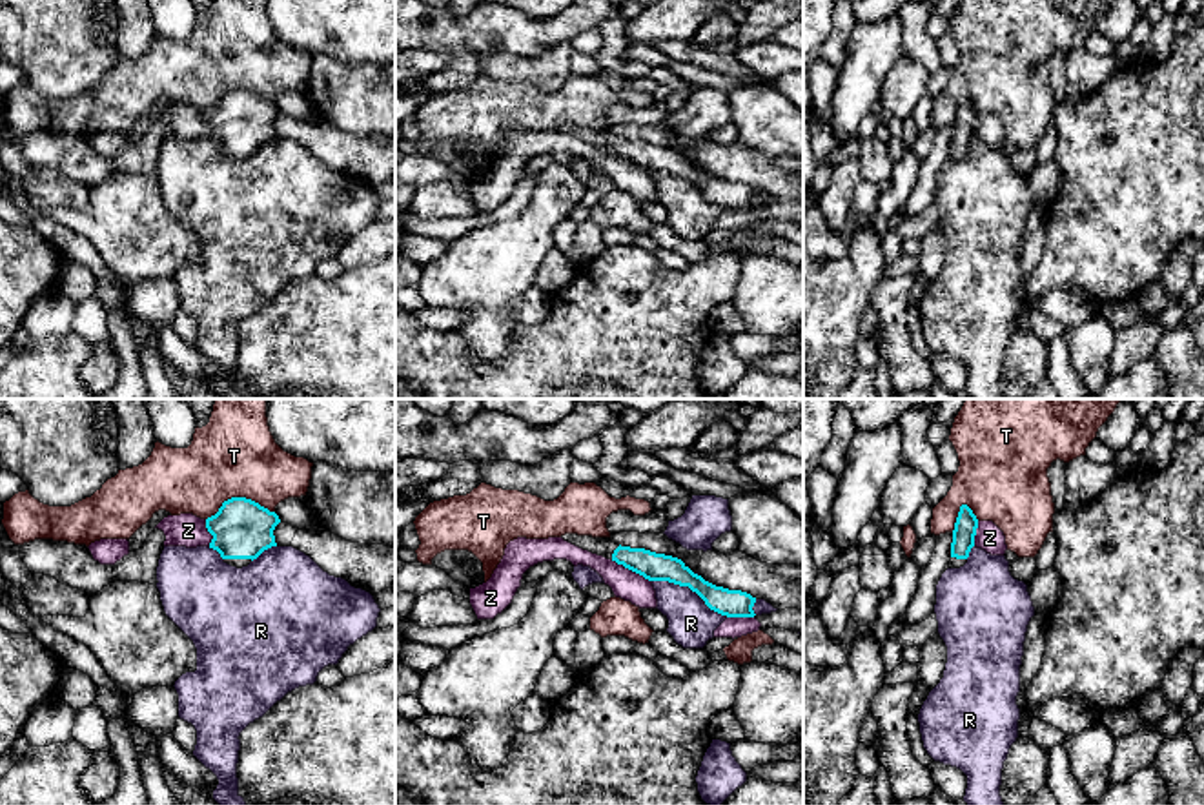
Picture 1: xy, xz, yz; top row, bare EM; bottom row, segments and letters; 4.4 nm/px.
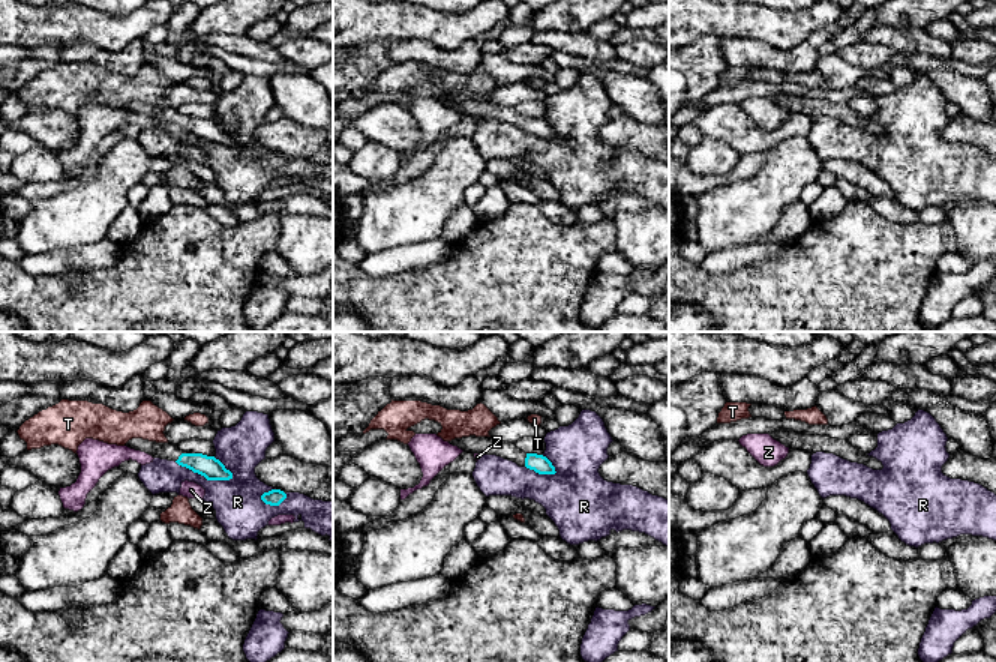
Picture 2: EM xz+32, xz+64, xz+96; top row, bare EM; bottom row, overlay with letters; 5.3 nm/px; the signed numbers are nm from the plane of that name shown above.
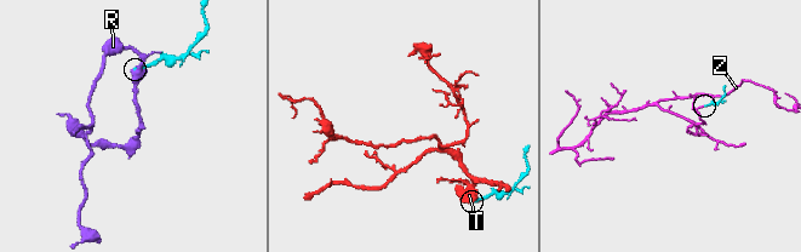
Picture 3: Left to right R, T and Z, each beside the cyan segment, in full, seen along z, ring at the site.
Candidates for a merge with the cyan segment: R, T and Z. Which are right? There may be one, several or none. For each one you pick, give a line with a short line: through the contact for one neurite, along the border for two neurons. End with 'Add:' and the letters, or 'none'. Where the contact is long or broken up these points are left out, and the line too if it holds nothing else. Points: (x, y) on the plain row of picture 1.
Add: none

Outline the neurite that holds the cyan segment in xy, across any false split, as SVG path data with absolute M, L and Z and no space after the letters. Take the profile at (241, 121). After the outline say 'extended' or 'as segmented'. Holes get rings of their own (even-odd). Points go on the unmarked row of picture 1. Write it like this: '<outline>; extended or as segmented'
M231 89L206 111L206 120L213 127L209 140L231 158L248 158L264 142L277 138L273 122L279 115L279 107L259 95Z; extended

